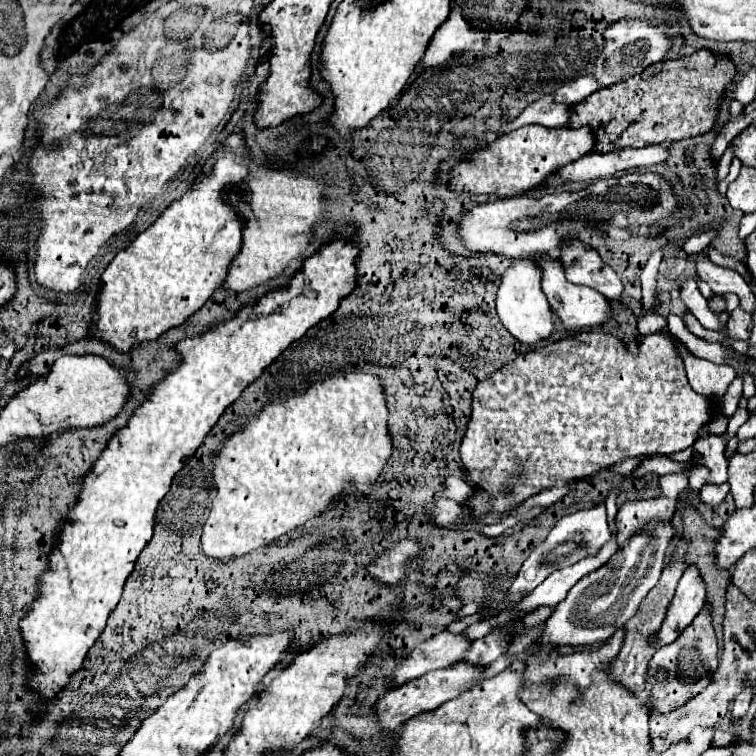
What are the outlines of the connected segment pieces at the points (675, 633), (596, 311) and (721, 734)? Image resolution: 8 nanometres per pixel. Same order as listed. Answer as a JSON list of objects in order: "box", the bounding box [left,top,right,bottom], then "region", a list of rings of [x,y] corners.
[{"box":[650,566,706,646],"region":[[[690,566],[680,578],[674,600],[666,610],[664,622],[650,642],[654,646],[672,644],[680,636],[680,632],[704,608],[704,602],[706,602],[706,586],[702,586],[702,578],[698,578],[698,568]]]},{"box":[536,256,612,330],"region":[[[548,256],[536,258],[536,266],[542,270],[542,292],[546,294],[552,310],[562,320],[562,324],[568,330],[584,330],[584,328],[596,328],[602,326],[606,320],[612,320],[610,302],[596,290],[586,286],[576,286],[572,282],[566,282],[562,276],[562,266],[558,260],[552,260]]]},{"box":[712,730,734,746],"region":[[[716,730],[712,736],[712,746],[730,746],[730,742],[734,742],[732,730]]]}]

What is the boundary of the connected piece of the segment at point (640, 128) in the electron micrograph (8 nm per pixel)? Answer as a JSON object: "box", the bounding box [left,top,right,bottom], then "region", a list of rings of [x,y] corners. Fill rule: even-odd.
{"box":[570,50,736,152],"region":[[[698,50],[690,56],[664,60],[648,66],[642,74],[602,88],[590,98],[570,106],[570,128],[588,126],[594,132],[592,152],[612,152],[622,148],[644,148],[650,144],[670,144],[682,138],[692,138],[714,128],[718,102],[724,88],[732,82],[736,70],[730,58],[714,56],[708,50]]]}

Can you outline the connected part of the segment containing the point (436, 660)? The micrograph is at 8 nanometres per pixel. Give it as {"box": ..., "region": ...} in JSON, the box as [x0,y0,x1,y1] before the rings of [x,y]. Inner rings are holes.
{"box":[388,632,470,688],"region":[[[440,632],[432,636],[430,640],[418,644],[388,676],[388,688],[402,686],[426,672],[448,668],[454,662],[458,662],[464,652],[470,648],[470,640],[466,640],[462,634],[450,634]]]}

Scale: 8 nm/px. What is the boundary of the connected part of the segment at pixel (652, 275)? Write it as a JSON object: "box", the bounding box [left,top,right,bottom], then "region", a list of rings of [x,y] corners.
{"box":[640,250,664,310],"region":[[[656,250],[648,258],[648,264],[642,269],[640,280],[642,284],[642,306],[644,310],[653,310],[652,303],[656,296],[656,276],[659,274],[662,254],[664,254],[664,250]]]}

